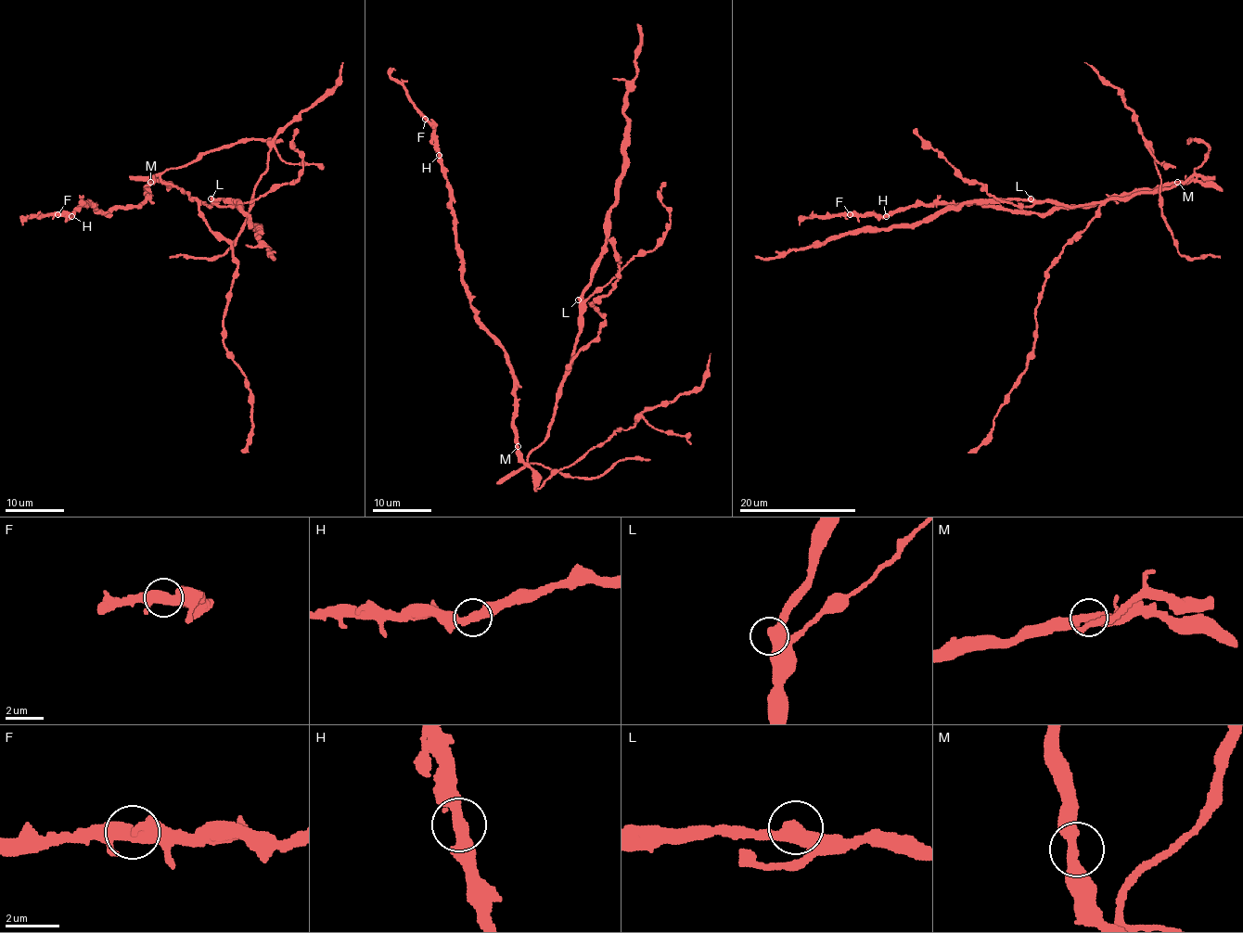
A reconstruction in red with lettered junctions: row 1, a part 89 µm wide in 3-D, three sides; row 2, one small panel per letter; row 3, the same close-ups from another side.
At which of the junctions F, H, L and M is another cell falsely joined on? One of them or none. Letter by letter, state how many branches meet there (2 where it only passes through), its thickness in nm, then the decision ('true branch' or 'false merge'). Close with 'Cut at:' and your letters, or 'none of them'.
F: 2 branches meet; 440 nm thick; true branch
H: 2 branches meet; 440 nm thick; true branch
L: 2 branches meet; 440 nm thick; true branch
M: 2 branches meet; 440 nm thick; true branch
Cut at: none of them

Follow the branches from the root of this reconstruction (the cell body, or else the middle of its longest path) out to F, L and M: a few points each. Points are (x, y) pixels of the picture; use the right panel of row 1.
F: (1177, 184), (1046, 212), (1015, 212), (980, 204), (915, 204), (882, 216), (851, 214)
L: (1177, 184), (1159, 191), (1073, 207), (1031, 198)
M: (1177, 184), (1193, 179), (1177, 182)

